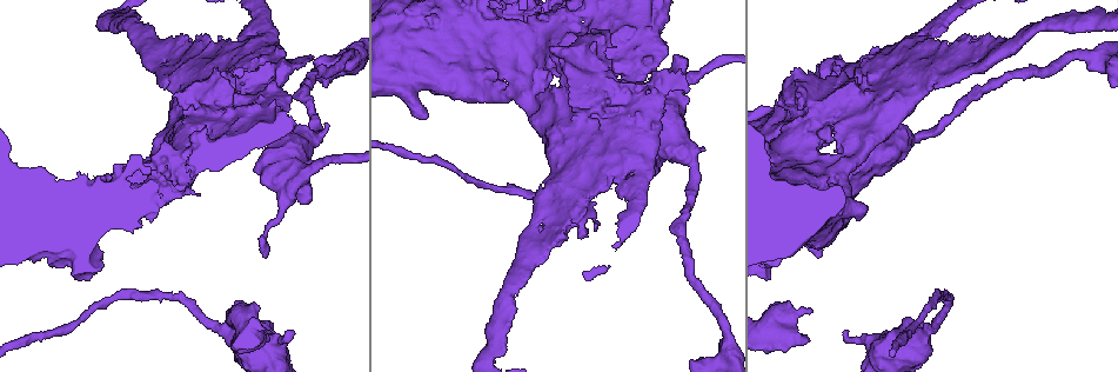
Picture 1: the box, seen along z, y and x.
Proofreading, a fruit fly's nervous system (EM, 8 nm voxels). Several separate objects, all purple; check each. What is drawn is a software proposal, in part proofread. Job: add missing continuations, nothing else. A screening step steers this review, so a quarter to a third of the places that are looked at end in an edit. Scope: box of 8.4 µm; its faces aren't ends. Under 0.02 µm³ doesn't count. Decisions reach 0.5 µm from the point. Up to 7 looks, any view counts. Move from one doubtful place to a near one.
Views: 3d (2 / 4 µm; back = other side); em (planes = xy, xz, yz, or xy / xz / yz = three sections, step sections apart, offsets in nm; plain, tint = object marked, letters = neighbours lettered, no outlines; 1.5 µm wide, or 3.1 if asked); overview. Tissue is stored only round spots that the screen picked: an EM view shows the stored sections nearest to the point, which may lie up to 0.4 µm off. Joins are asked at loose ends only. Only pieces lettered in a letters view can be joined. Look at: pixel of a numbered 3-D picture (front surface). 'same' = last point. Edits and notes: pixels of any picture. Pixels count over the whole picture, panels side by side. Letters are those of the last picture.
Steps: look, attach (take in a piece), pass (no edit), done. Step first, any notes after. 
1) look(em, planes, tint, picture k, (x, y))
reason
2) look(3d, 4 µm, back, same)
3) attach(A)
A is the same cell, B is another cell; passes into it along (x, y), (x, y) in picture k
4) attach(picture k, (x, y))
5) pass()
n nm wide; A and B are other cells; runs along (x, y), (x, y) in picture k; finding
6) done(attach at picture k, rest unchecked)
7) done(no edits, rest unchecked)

look(3d, 4 µm, picture 1, (807, 336))
thick end

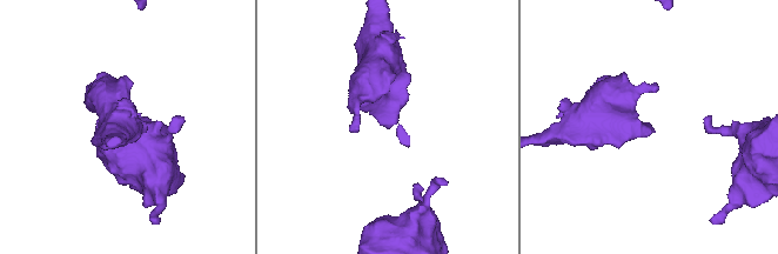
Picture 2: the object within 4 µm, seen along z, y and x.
look(em, planes, letters, picture 2, (650, 127))

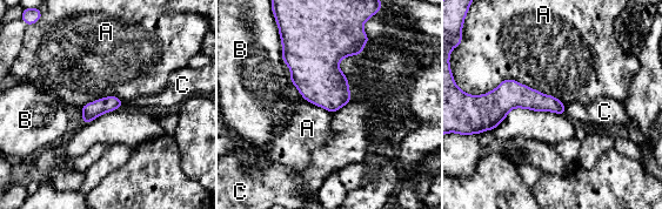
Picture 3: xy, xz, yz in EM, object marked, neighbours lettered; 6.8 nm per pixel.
pass()
A, B and C are other cells; border along (474, 94), (515, 79), (564, 106) in picture 3; none of them fits

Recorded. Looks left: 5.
look(em, planes, letters, picture 1, (685, 59))
thick end

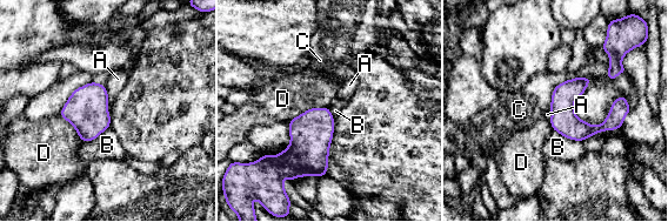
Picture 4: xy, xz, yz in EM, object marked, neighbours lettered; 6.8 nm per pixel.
pass()
A, B, C and D are other cells; border along (105, 86), (109, 114) in picture 4; none of them fits

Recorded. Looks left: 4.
look(em, xy, step 8, letters, picture 1, (312, 56))
an open end

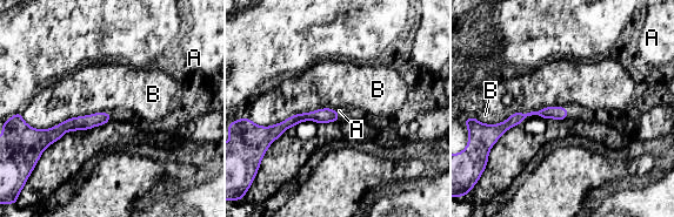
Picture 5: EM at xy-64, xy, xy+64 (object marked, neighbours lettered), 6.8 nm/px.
pass()
B touches over 480 nm; A and B are other cells; runs along (565, 112), (522, 115), (498, 131) in picture 5; none of them fits

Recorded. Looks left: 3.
done(no edits, rest unchecked)

